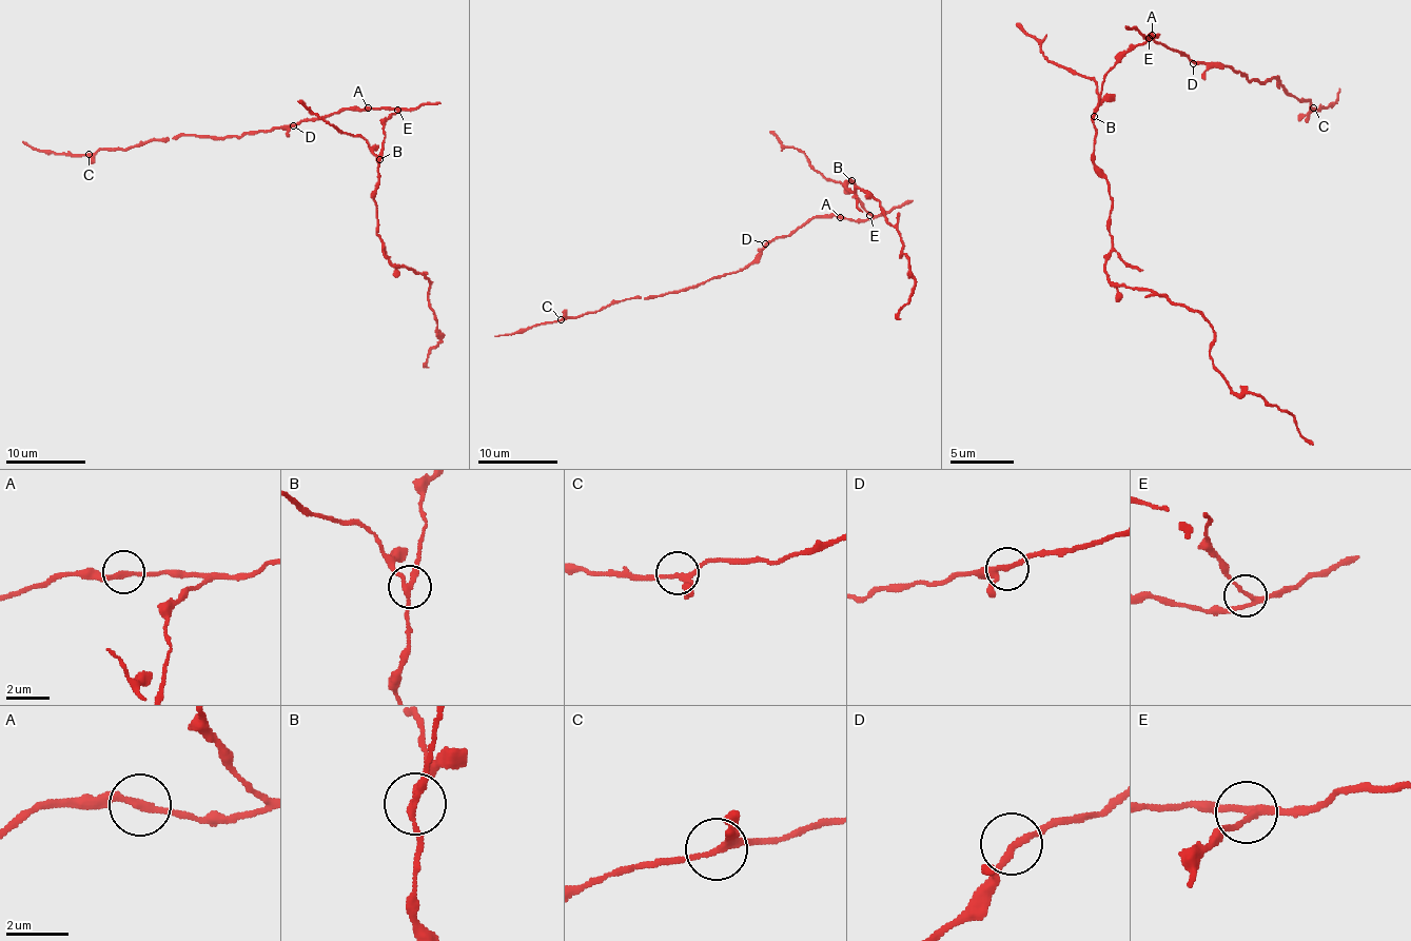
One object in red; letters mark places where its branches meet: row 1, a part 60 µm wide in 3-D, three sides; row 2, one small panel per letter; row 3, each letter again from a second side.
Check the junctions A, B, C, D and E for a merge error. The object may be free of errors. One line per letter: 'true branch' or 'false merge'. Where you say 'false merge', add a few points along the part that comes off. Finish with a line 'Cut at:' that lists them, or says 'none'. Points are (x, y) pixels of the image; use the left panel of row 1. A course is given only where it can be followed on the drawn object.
A: true branch
B: false merge; course (379, 160), (373, 198), (377, 236), (388, 258), (430, 282), (428, 298), (437, 334), (442, 334), (424, 367)
C: true branch
D: true branch
E: true branch
Cut at: B

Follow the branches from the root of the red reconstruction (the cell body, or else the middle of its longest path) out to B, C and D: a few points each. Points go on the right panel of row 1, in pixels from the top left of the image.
B: (1158, 35), (1145, 38), (1108, 73), (1095, 117)
C: (1158, 35), (1149, 38), (1193, 60), (1237, 70), (1256, 82), (1275, 79), (1294, 98), (1310, 101), (1313, 108)
D: (1158, 35), (1149, 38), (1183, 54), (1193, 63)

